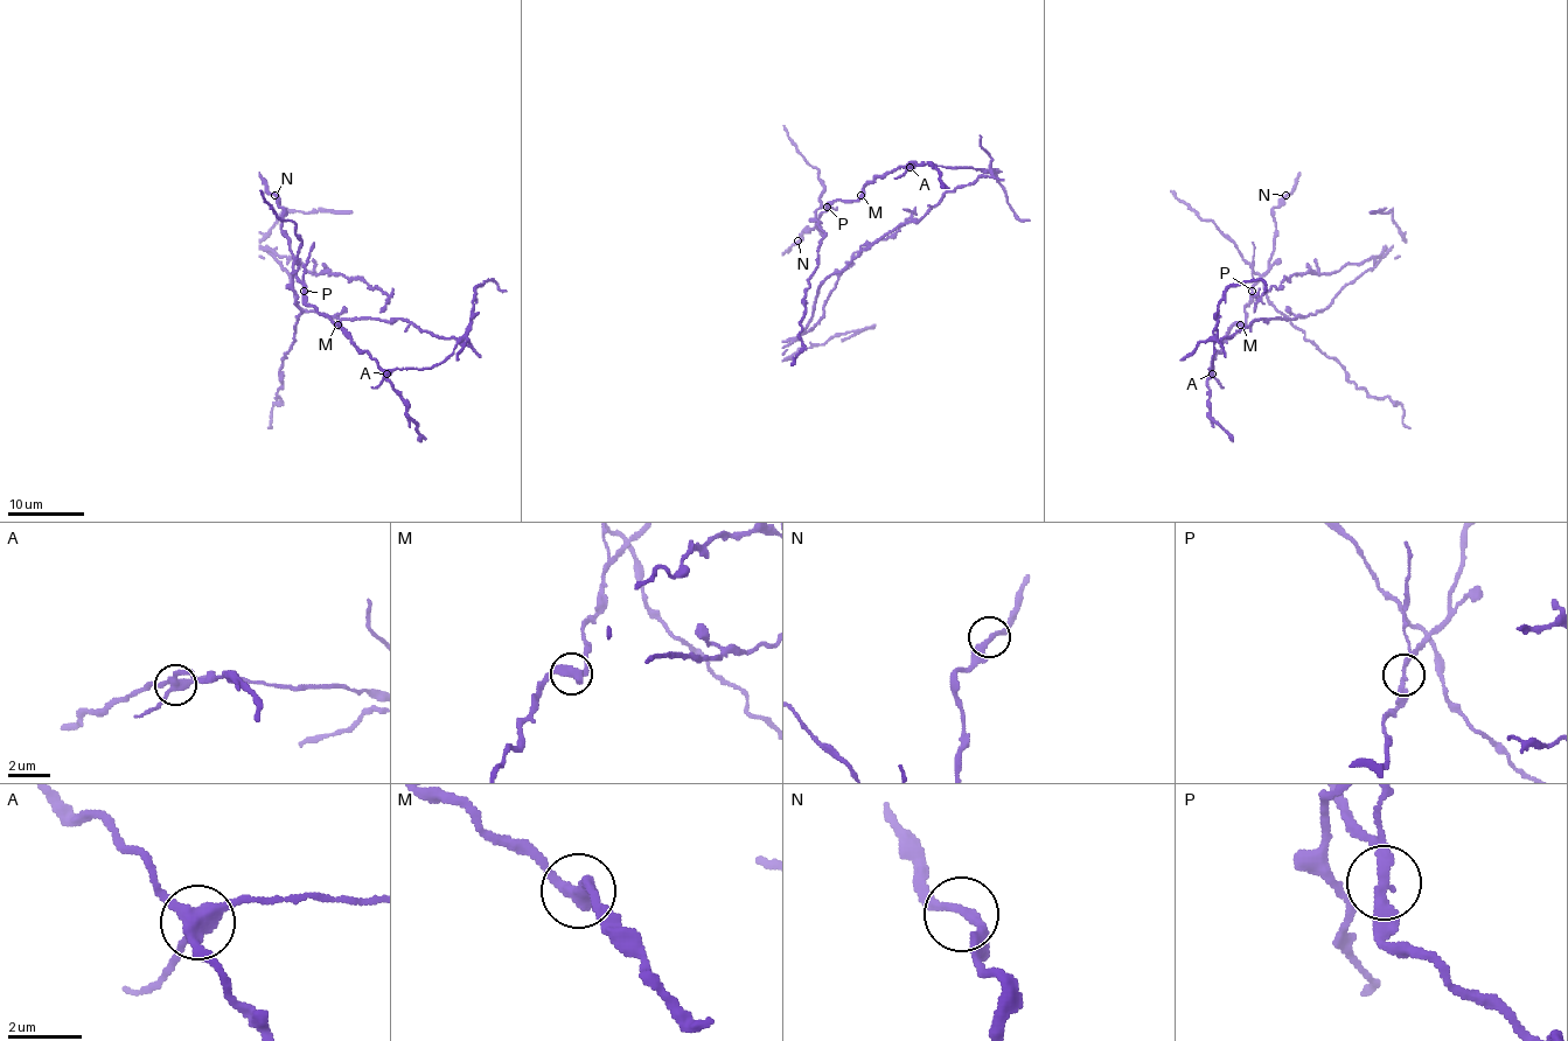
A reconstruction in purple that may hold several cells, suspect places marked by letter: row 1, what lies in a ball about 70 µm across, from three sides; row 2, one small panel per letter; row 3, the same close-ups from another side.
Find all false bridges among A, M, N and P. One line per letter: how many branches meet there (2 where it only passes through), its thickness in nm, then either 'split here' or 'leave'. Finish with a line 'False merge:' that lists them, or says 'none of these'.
A: 4 | 360 nm | split here
M: 2 | 400 nm | leave
N: 2 | 240 nm | leave
P: 2 | 260 nm | split here
False merge: A, P

